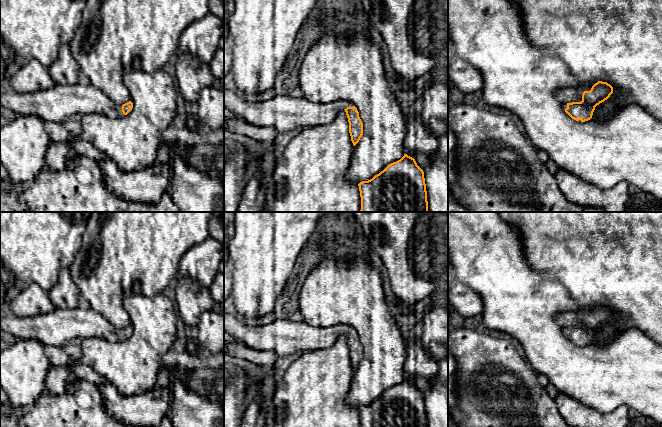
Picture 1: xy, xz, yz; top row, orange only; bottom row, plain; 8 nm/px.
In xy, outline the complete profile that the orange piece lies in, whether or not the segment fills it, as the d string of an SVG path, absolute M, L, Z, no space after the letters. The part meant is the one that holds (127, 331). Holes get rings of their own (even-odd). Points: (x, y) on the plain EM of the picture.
M87 305L75 309L55 308L50 313L32 317L4 316L0 319L0 329L23 339L37 340L44 345L62 347L63 345L80 341L85 338L101 337L110 342L119 342L127 339L133 332L131 325L117 330L101 314Z

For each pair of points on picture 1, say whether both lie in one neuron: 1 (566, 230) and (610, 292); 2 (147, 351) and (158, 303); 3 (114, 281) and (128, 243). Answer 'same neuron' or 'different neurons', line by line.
1: same neuron
2: same neuron
3: same neuron

